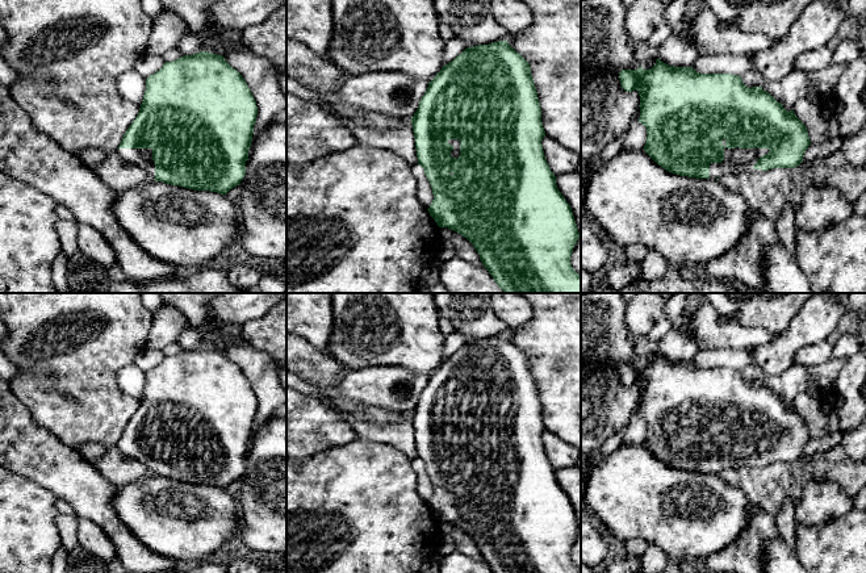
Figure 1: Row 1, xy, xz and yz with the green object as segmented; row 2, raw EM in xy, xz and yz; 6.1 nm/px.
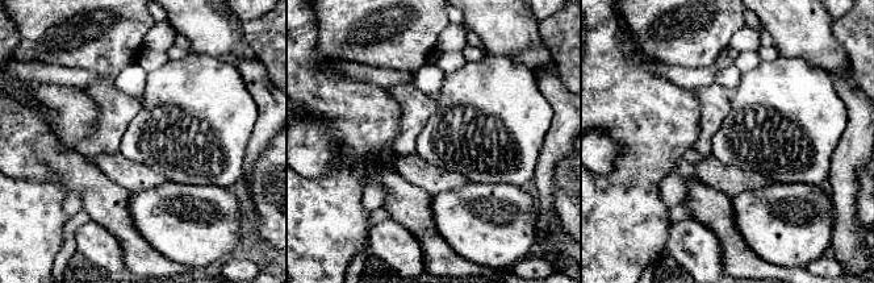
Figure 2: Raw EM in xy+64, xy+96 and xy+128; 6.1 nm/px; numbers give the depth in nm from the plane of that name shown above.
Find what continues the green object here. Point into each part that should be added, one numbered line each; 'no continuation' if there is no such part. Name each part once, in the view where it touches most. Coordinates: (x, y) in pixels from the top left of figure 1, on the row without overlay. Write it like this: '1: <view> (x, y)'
1: yz (736, 454)

